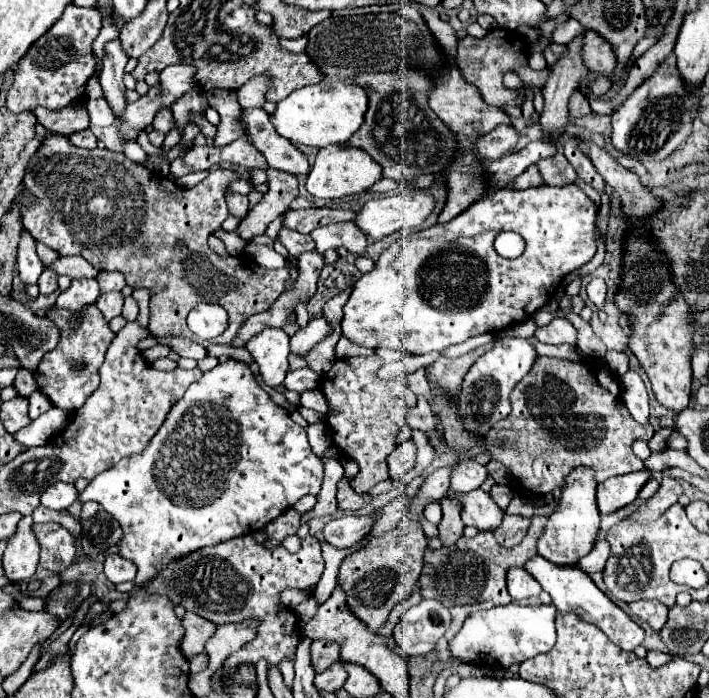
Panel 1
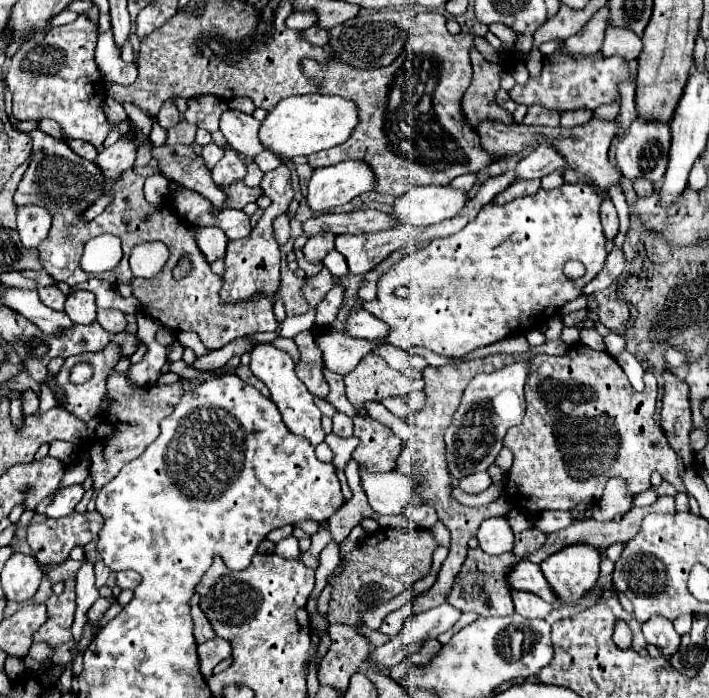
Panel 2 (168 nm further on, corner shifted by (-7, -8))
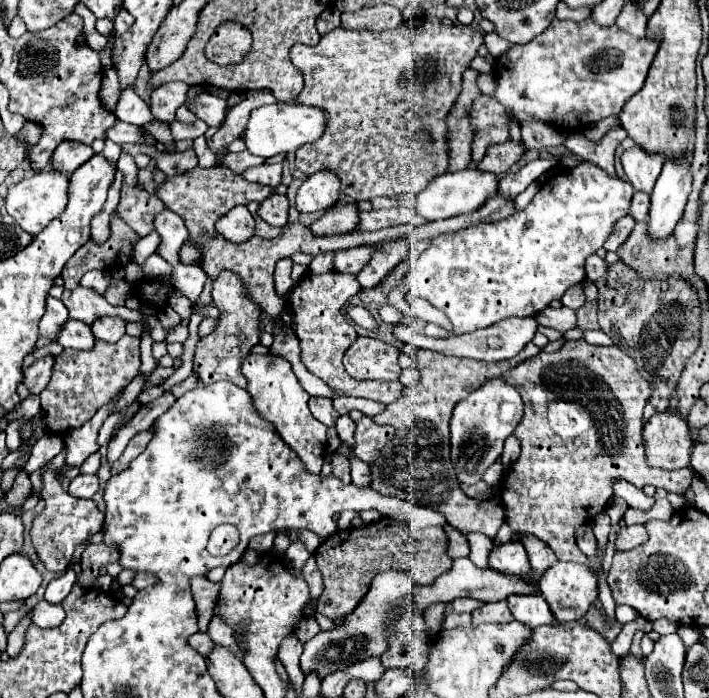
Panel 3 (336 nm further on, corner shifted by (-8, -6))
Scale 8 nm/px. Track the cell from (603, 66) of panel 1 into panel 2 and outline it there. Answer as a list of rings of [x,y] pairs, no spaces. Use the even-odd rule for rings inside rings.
[[[608,26],[602,54],[604,56],[622,56],[628,62],[634,62],[642,50],[640,36],[632,34],[632,30],[620,30],[620,26]]]

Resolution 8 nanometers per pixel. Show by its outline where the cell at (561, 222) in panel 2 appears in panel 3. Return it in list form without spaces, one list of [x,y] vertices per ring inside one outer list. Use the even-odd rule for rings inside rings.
[[[581,162],[573,170],[565,170],[547,180],[547,184],[541,186],[535,198],[523,210],[517,210],[509,218],[499,222],[483,222],[479,226],[469,226],[465,230],[433,238],[429,248],[421,252],[421,256],[411,264],[411,268],[403,276],[403,282],[391,288],[387,300],[399,312],[403,312],[403,322],[407,326],[431,338],[461,336],[479,328],[487,328],[511,316],[537,316],[553,300],[561,300],[561,296],[571,286],[581,284],[587,278],[585,260],[605,244],[609,232],[613,230],[613,224],[629,212],[633,192],[635,190],[629,182],[609,178],[601,168],[589,162]],[[413,298],[425,298],[433,308],[441,310],[449,318],[451,330],[419,318],[411,306]]]

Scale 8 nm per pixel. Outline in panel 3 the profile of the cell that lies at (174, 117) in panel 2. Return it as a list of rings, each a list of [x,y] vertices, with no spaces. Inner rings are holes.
[[[173,82],[173,84],[163,84],[163,88],[157,88],[151,94],[151,112],[157,120],[161,122],[173,122],[175,120],[175,112],[181,104],[185,104],[187,100],[187,84],[181,82]]]

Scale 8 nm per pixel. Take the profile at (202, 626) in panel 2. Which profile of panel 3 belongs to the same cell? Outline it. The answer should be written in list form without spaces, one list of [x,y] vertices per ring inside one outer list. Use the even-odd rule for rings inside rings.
[[[197,576],[193,580],[193,600],[197,606],[197,618],[199,618],[199,630],[207,632],[207,626],[213,618],[213,600],[217,598],[219,584],[209,582],[205,576]]]

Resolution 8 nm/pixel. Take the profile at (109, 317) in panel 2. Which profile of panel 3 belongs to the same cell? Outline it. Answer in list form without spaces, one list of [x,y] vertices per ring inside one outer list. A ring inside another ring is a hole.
[[[103,316],[93,322],[93,334],[105,342],[117,342],[125,334],[125,320],[119,316]]]

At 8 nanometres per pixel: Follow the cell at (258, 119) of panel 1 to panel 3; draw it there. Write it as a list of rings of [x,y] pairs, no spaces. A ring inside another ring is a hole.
[[[201,94],[197,98],[197,102],[187,104],[189,110],[193,110],[193,114],[201,120],[205,120],[209,126],[221,128],[225,124],[225,118],[229,114],[229,104],[225,98],[213,96],[213,94]]]

